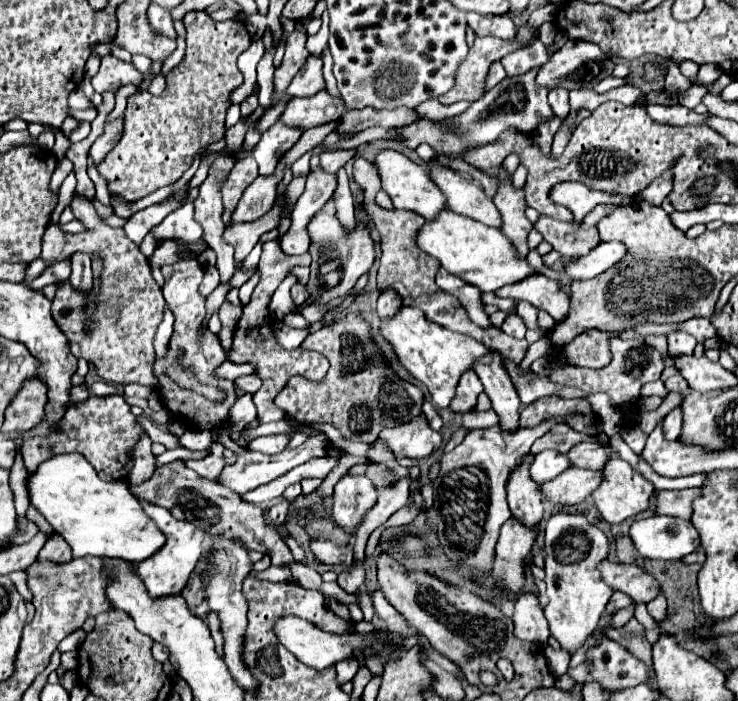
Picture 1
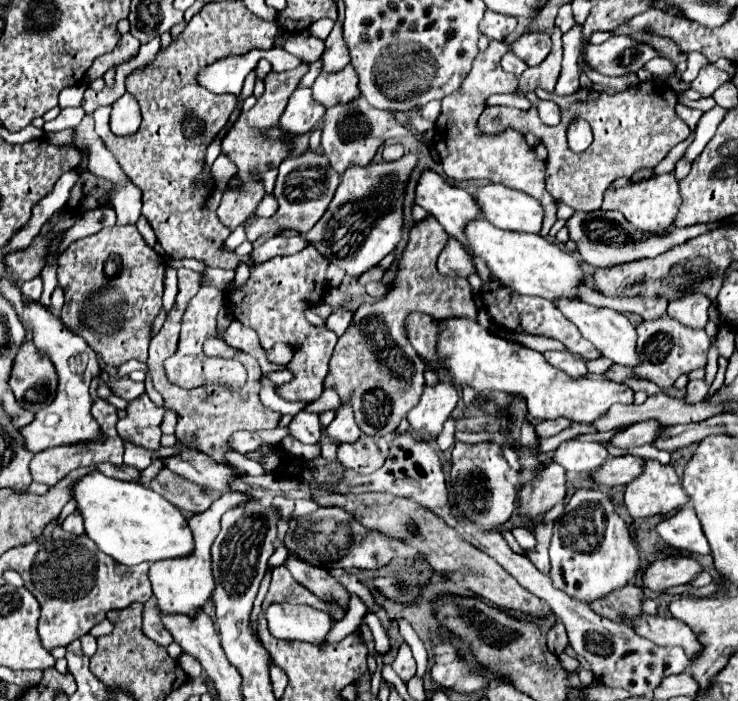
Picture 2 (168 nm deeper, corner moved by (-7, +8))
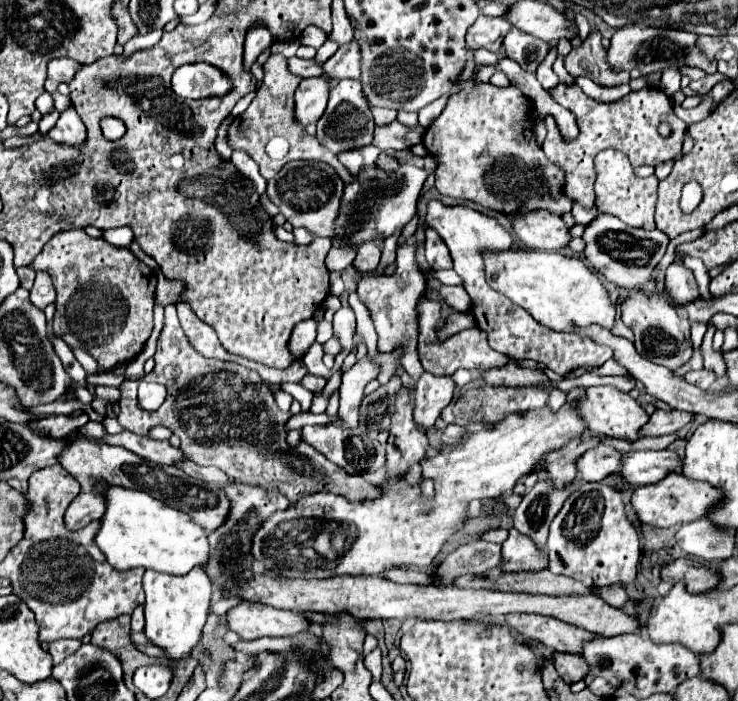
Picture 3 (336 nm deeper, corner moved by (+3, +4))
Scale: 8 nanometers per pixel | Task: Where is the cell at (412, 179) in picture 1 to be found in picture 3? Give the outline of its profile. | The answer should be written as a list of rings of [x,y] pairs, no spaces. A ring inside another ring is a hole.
[[[432,200],[428,204],[428,214],[426,222],[430,228],[434,228],[446,246],[450,248],[452,260],[454,260],[454,270],[462,278],[462,286],[472,298],[472,312],[476,318],[478,328],[482,328],[488,334],[490,348],[496,352],[508,356],[508,360],[536,360],[554,370],[556,374],[566,374],[570,370],[576,370],[580,366],[592,364],[592,366],[602,366],[606,360],[612,358],[610,348],[602,344],[594,344],[590,338],[578,336],[578,334],[562,334],[562,332],[552,332],[544,328],[542,324],[534,322],[530,314],[522,308],[518,308],[514,302],[510,302],[506,296],[498,294],[496,290],[490,288],[486,278],[484,278],[484,252],[500,252],[500,250],[510,250],[514,248],[514,238],[506,228],[502,228],[494,218],[480,214],[468,206],[454,206],[448,208],[438,200]]]

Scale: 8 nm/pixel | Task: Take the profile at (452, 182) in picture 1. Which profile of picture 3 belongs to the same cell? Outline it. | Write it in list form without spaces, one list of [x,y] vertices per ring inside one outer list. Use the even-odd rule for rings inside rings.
[[[538,210],[526,216],[512,216],[510,220],[516,240],[532,250],[558,252],[570,244],[570,228],[556,214]]]

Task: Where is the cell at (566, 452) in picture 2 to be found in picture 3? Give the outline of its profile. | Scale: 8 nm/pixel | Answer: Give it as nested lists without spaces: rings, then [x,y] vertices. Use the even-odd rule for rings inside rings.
[[[598,444],[590,448],[578,460],[578,474],[584,482],[600,482],[610,474],[618,474],[622,464],[622,454],[608,444]]]

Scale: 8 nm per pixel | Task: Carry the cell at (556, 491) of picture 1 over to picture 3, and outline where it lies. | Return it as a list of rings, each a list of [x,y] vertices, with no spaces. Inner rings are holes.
[[[644,450],[624,454],[620,476],[634,486],[646,486],[664,480],[680,468],[682,460],[674,450]]]

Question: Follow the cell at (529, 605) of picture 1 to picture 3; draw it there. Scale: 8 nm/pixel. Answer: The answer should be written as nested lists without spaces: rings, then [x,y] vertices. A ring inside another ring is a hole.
[[[556,652],[554,654],[554,666],[556,666],[560,678],[570,682],[570,684],[584,680],[590,674],[586,660],[582,656],[576,656],[576,654],[562,654],[562,652],[558,654]]]

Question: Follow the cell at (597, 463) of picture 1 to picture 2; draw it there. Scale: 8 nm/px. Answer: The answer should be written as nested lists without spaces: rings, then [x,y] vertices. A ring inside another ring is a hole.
[[[638,422],[638,424],[632,424],[628,426],[626,430],[618,432],[610,444],[616,446],[616,448],[634,448],[634,446],[642,446],[642,444],[648,444],[648,442],[654,442],[656,436],[658,436],[658,428],[660,424],[658,422]]]

